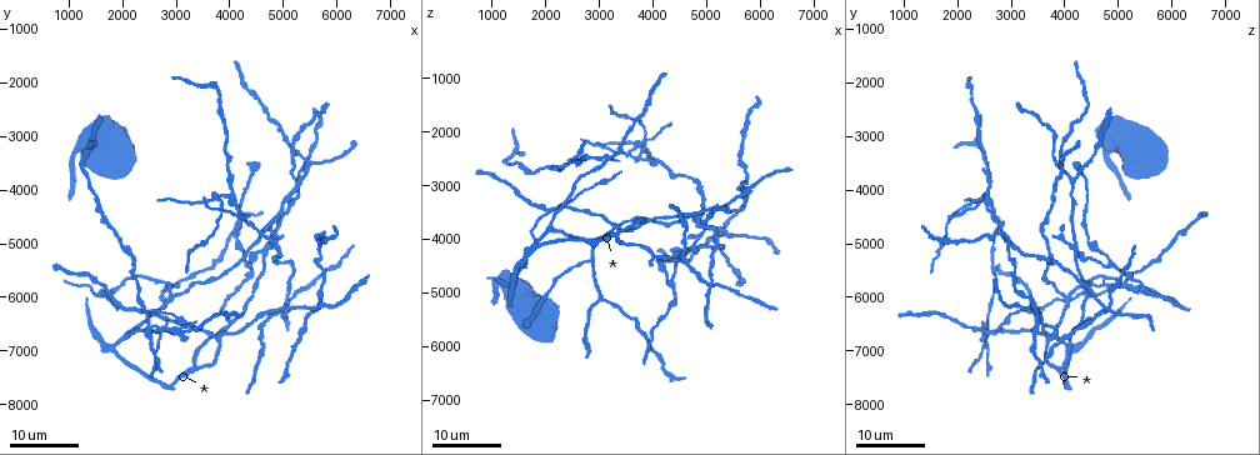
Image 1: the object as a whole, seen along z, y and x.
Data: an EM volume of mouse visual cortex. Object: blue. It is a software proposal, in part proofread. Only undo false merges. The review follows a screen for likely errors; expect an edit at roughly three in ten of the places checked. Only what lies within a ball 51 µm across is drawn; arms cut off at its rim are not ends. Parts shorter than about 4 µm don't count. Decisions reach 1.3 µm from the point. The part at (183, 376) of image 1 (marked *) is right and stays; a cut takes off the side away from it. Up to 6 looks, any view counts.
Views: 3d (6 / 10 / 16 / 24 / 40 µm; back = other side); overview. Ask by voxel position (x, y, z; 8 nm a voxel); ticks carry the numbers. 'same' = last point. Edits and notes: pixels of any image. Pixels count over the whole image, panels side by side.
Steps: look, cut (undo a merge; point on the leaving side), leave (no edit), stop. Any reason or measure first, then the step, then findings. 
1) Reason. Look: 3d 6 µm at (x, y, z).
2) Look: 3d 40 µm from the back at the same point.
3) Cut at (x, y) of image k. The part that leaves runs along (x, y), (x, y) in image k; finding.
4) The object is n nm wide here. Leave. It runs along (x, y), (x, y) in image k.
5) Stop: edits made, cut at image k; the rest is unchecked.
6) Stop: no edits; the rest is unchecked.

Two arms in line, one across. Look: 3d 24 µm at (4600, 5100, 4200).

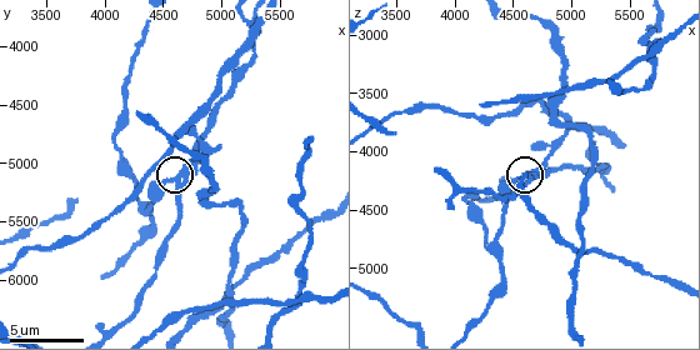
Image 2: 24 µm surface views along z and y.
Look: 3d 6 µm at the same point.

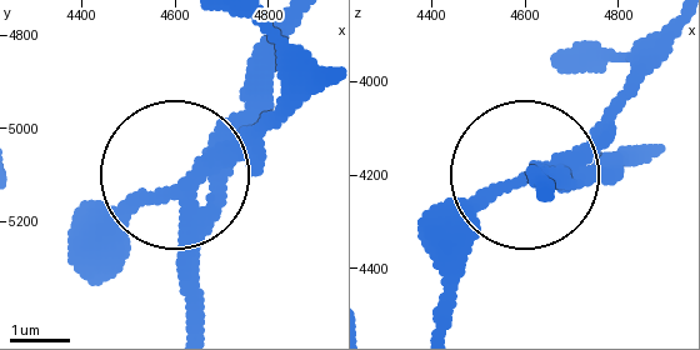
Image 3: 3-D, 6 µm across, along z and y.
Cut at (120, 203) of image 3. A second neuron is stuck on.

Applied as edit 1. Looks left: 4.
Look: 3d 10 µm at (4220, 6300, 4320).

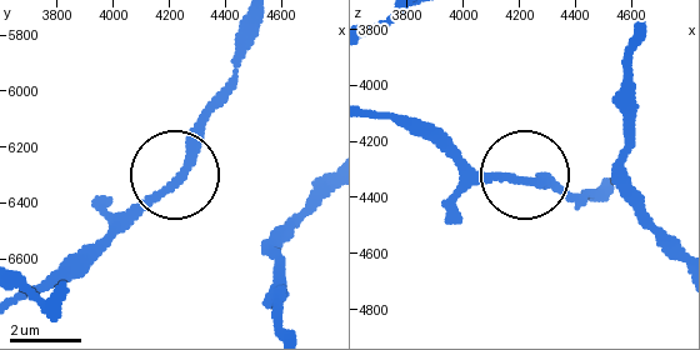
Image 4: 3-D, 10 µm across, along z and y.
Leave. It runs along (23, 298), (76, 274), (175, 175), (210, 98) in image 4; continuous, no second neuron.

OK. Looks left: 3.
Three arms meet. Look: 3d 24 µm at (3950, 4100, 2500).

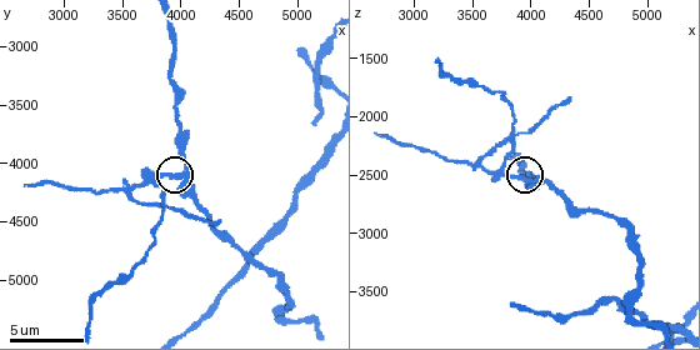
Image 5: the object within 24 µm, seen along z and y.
Look: 3d 6 µm at (4000, 4140, 2560).

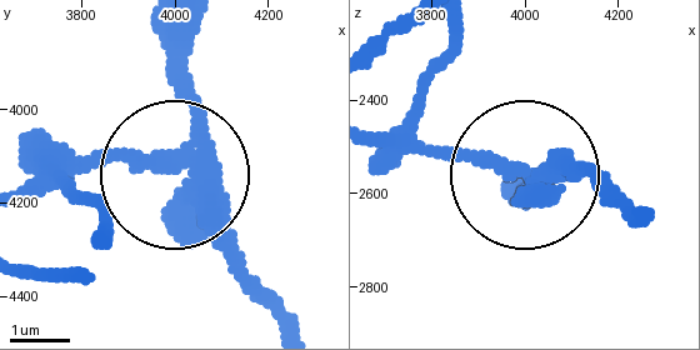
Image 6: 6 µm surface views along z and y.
The side arm is 20 µm long. Cut at (94, 158) of image 6. The part that leaves runs along (168, 154), (73, 164), (98, 224) in image 6; a second neuron is stuck on.

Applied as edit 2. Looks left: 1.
Stop: edits made, cut at image 3, cut at image 6; the rest is unchecked.

